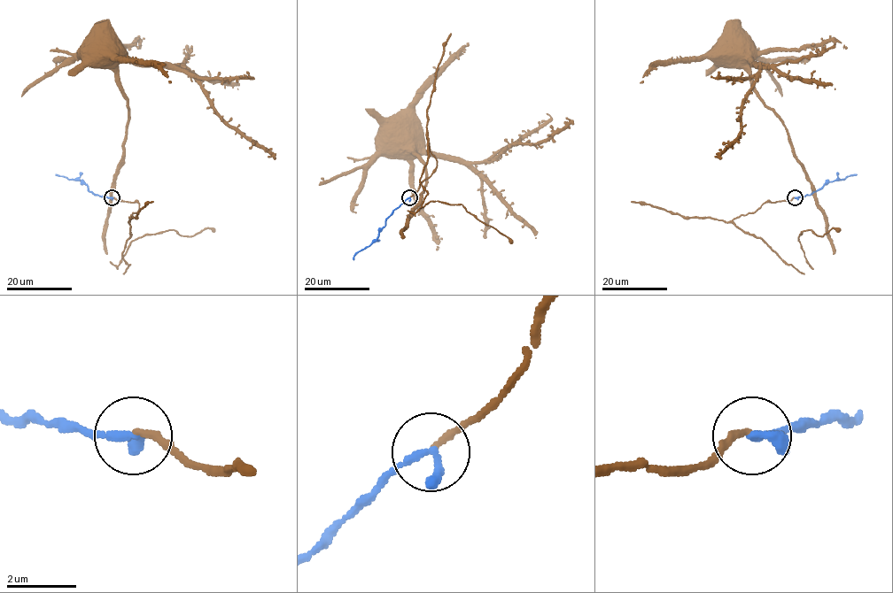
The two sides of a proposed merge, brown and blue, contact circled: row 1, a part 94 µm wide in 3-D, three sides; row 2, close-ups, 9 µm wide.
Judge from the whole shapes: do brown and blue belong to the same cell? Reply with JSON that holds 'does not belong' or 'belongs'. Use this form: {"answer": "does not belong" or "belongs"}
{"answer": "belongs"}

